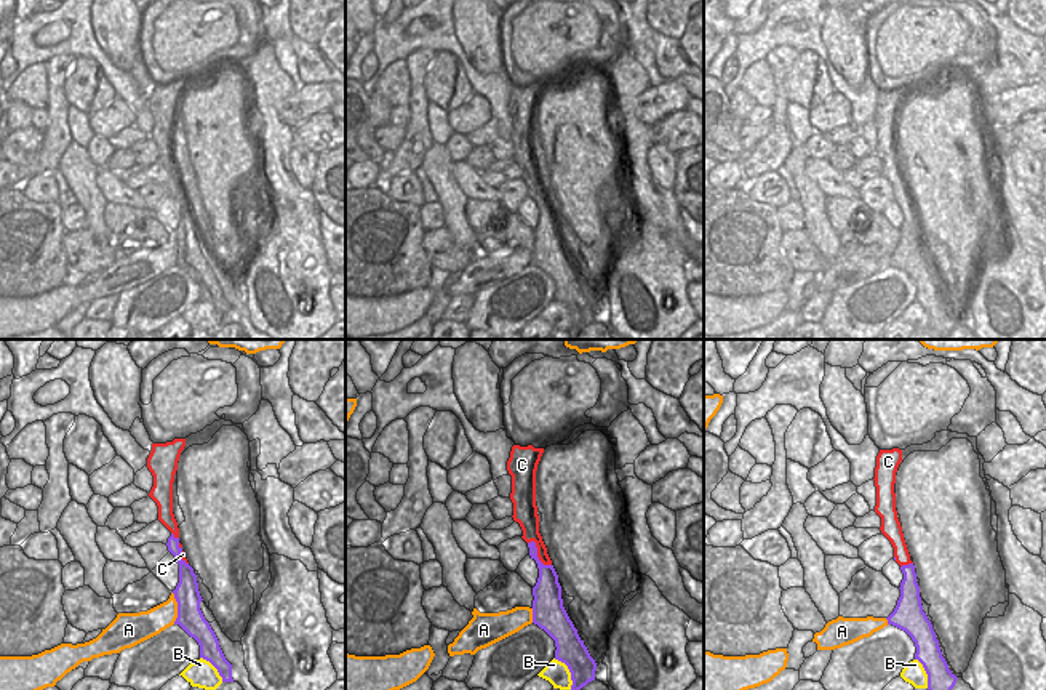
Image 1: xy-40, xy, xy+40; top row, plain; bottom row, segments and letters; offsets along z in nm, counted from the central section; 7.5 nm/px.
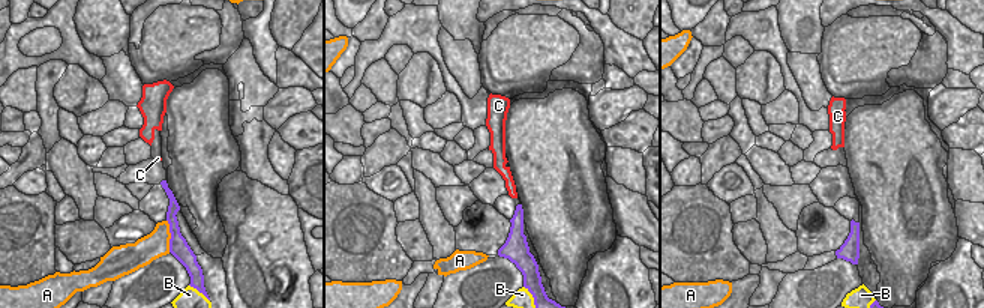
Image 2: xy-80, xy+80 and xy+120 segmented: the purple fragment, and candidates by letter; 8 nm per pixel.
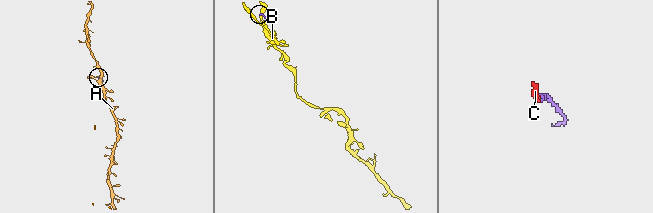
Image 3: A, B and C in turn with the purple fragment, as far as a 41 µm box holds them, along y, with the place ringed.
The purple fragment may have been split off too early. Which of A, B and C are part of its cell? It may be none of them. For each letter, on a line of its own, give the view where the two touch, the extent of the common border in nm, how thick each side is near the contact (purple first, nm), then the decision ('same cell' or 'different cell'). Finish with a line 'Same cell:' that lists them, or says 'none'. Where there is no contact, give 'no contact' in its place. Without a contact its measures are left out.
A: xy-40 | 240 nm | 190/200 nm | different cell
B: xy | 280 nm | 220/180 nm | different cell
C: xy | 260 nm | 170/140 nm | same cell
Same cell: C

